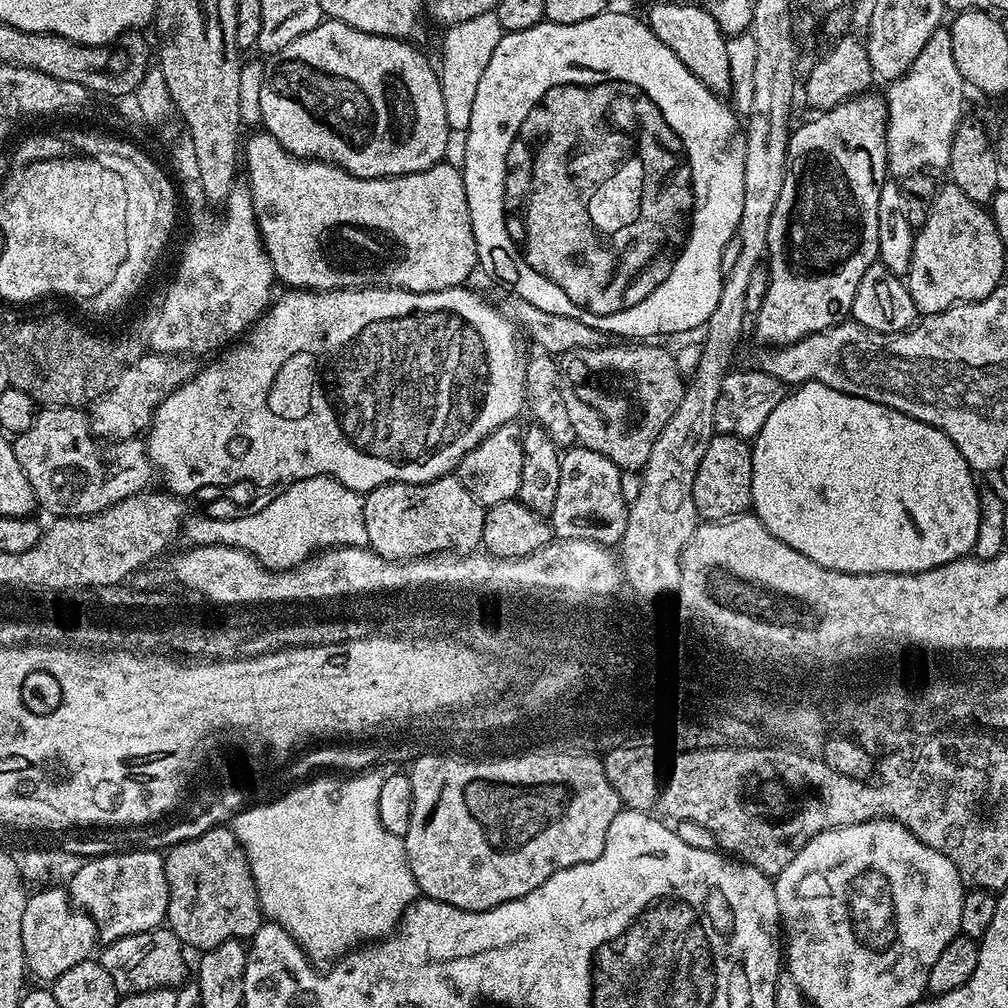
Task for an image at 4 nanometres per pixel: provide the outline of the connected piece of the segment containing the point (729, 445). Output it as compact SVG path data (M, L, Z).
M713 435L698 474L694 474L694 506L701 521L730 520L749 511L752 503L752 450L749 441L738 436Z

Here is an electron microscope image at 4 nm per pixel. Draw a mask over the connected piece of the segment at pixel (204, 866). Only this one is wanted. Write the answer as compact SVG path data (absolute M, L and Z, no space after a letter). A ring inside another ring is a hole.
M231 827L210 828L200 837L169 847L164 869L168 883L166 924L181 944L207 950L231 940L251 941L261 925L256 920L261 912L260 899L244 847Z

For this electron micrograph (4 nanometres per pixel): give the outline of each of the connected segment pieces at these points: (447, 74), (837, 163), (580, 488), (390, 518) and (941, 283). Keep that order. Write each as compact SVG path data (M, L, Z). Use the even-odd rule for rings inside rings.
M495 12L478 14L478 18L470 18L467 22L458 22L447 29L444 36L444 45L440 48L440 64L438 60L438 75L442 86L442 103L446 105L446 122L453 133L467 133L470 126L470 113L474 110L474 98L478 91L478 81L486 71L486 65L494 50L498 50L498 42L504 36L504 27L498 22Z
M863 94L844 100L828 111L813 115L800 129L793 131L788 137L788 165L786 178L782 182L782 194L778 194L778 206L774 206L774 215L770 217L770 234L768 235L768 250L766 267L768 270L768 289L760 311L755 313L756 336L765 340L768 346L783 346L793 344L815 332L832 328L835 324L845 323L849 319L854 302L854 294L858 294L858 282L862 282L862 274L877 263L880 255L878 246L878 194L880 186L888 172L888 147L886 146L886 130L888 129L888 105L885 97Z
M572 446L561 455L558 477L558 495L554 498L554 510L550 513L552 531L562 540L593 540L605 546L619 545L628 521L628 503L622 498L620 467L610 458L583 446Z
M439 476L425 484L383 484L364 496L364 521L368 535L367 547L384 560L417 560L420 556L437 554L472 554L481 547L485 505L479 504L455 476Z
M951 182L945 184L945 188L944 186L941 187L933 198L928 217L925 218L925 224L915 233L912 242L912 261L906 273L906 283L910 298L914 298L914 306L916 307L917 313L923 314L924 316L933 316L939 312L944 312L946 309L954 307L955 304L969 304L971 300L986 298L993 290L1001 287L1003 280L1000 279L1004 276L1004 256L1006 256L1006 250L1002 246L1002 238L998 238L998 230L992 221L991 211L987 207L975 204L970 198L966 198L966 194L962 194L962 190L958 190L956 184Z

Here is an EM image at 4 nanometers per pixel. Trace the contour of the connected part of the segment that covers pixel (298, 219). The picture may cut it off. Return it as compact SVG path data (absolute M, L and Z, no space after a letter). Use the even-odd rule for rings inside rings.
M257 130L252 137L247 137L242 148L242 160L248 163L248 180L246 187L250 190L254 202L254 214L258 222L260 237L264 243L266 254L272 263L272 269L276 272L276 280L288 285L292 290L311 290L322 292L334 288L358 288L362 280L356 276L348 276L348 260L356 256L360 264L368 264L372 271L373 281L389 288L405 288L411 292L433 292L434 290L446 290L447 288L459 288L465 283L464 280L472 271L477 271L476 243L474 242L474 230L470 222L470 210L466 202L466 190L464 189L464 173L459 167L456 168L449 162L441 162L414 174L405 176L389 176L383 180L367 180L350 174L344 168L338 168L335 164L325 164L322 160L310 160L290 154L271 134L263 130ZM368 235L380 236L384 244L368 244Z

